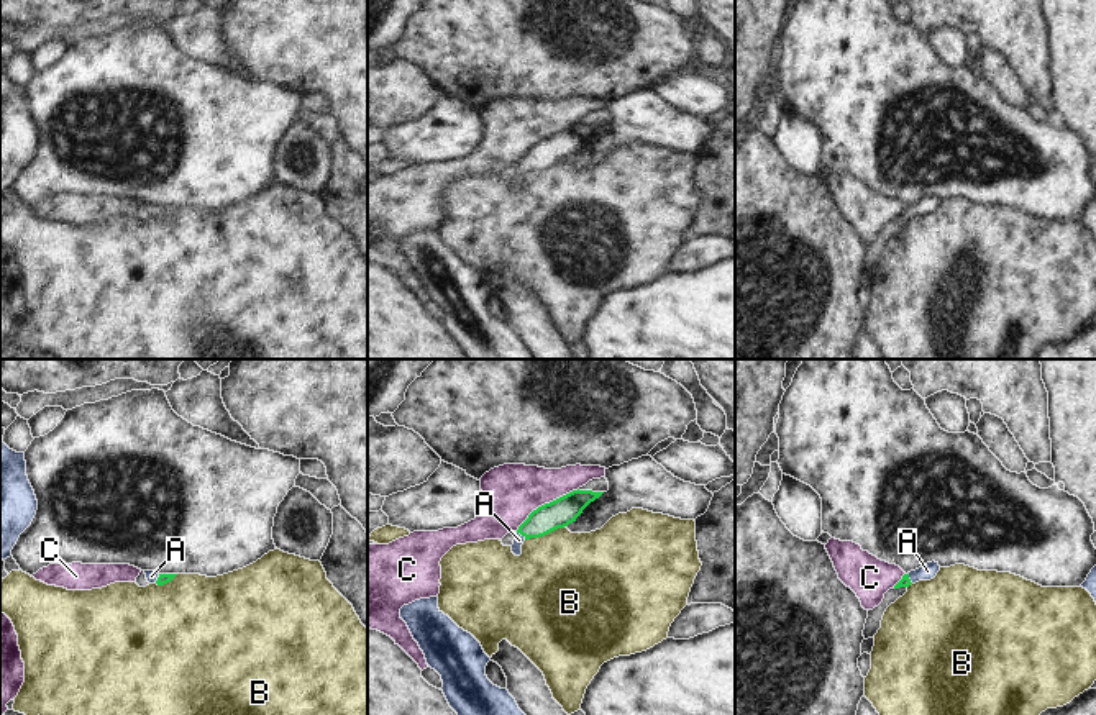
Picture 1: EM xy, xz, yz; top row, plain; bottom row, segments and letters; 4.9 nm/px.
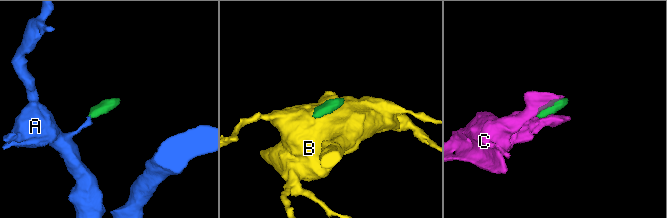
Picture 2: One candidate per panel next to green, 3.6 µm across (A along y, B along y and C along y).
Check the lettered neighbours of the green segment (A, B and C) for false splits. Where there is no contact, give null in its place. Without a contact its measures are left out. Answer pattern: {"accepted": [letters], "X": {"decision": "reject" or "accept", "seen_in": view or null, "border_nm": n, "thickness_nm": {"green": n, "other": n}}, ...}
{"accepted": ["A"], "A": {"decision": "accept", "seen_in": "xz", "border_nm": 60, "thickness_nm": {"green": 140, "other": 50}}, "B": {"decision": "reject", "seen_in": "xz", "border_nm": 220, "thickness_nm": {"green": 140, "other": 480}}, "C": {"decision": "reject", "seen_in": "xz", "border_nm": 380, "thickness_nm": {"green": 140, "other": 280}}}

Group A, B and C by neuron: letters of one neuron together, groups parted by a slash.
A / B / C

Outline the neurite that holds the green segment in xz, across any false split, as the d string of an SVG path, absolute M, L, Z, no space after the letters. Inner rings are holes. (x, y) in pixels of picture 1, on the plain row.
M573 123L550 136L533 143L528 151L518 159L512 185L522 187L525 172L545 169L558 161L564 161L582 146L582 143L599 131L604 125Z

